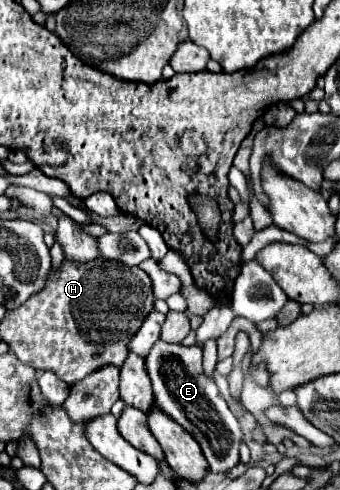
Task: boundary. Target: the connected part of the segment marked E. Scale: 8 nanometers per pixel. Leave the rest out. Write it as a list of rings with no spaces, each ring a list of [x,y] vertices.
[[[155,341],[145,357],[145,367],[153,383],[153,393],[157,405],[165,409],[185,431],[193,435],[199,443],[211,473],[221,473],[239,463],[239,443],[241,429],[231,413],[227,401],[221,397],[213,379],[209,379],[201,369],[203,347],[201,345],[183,345],[183,343],[165,343]]]

